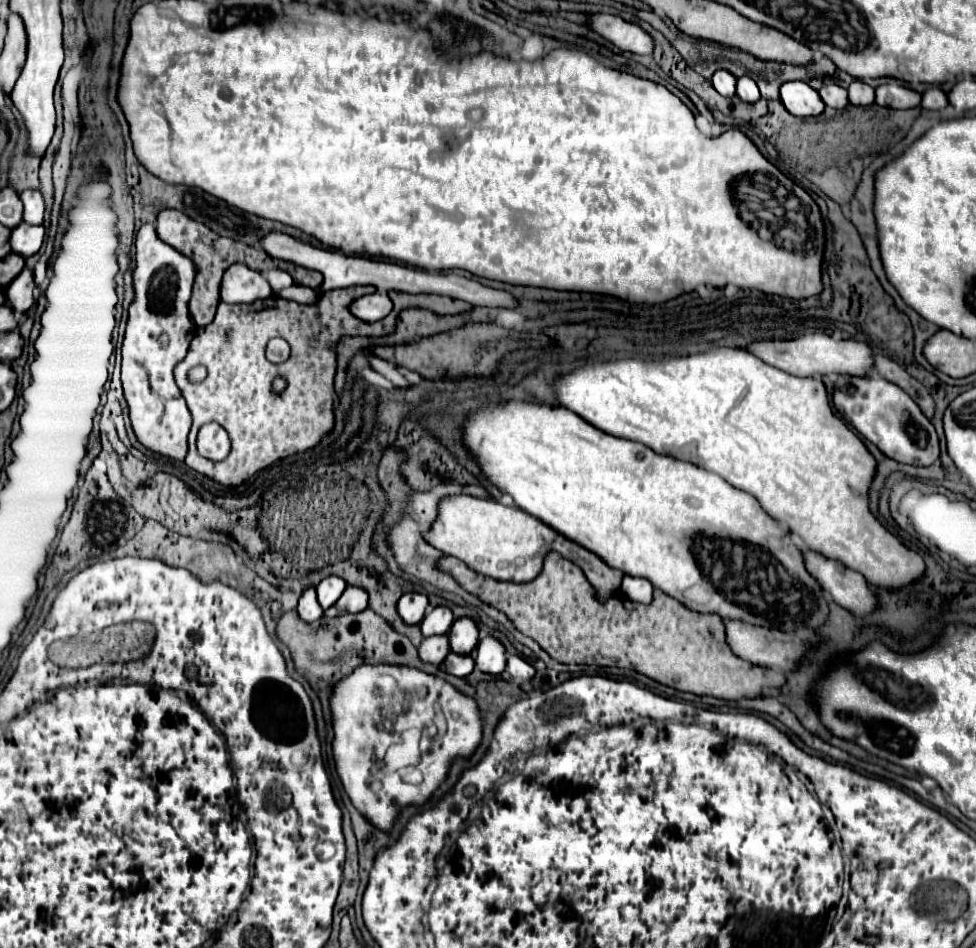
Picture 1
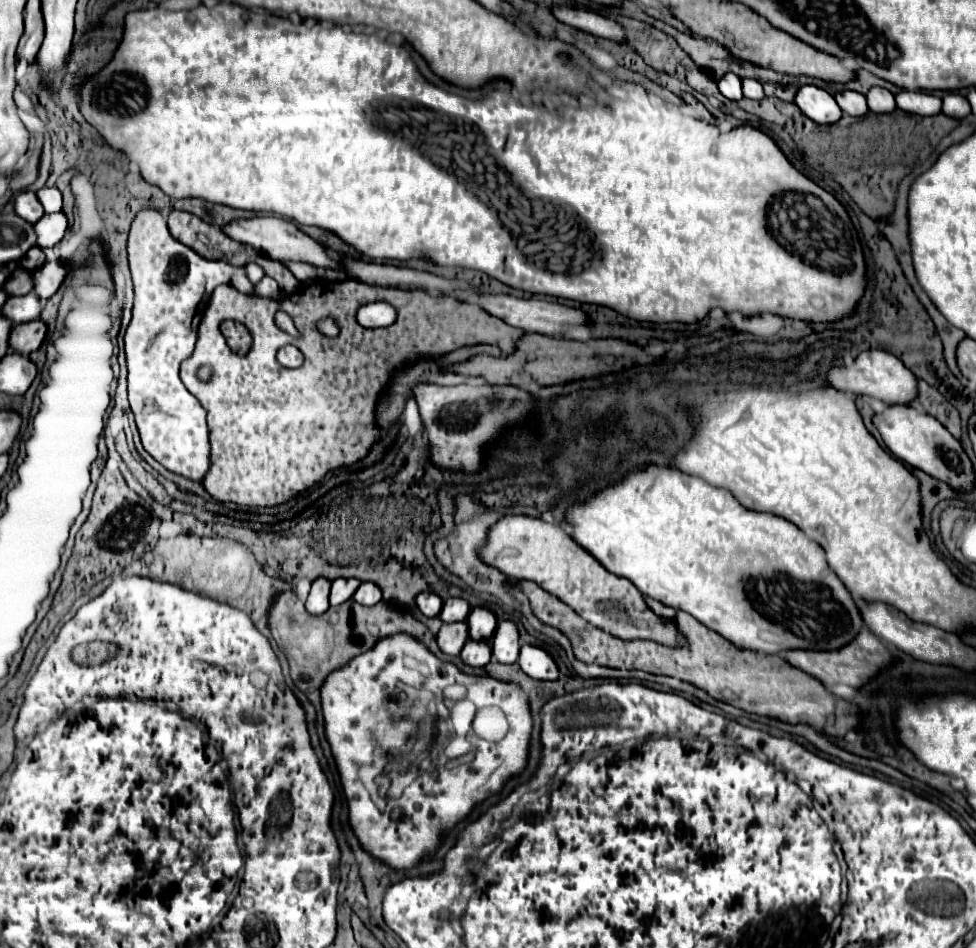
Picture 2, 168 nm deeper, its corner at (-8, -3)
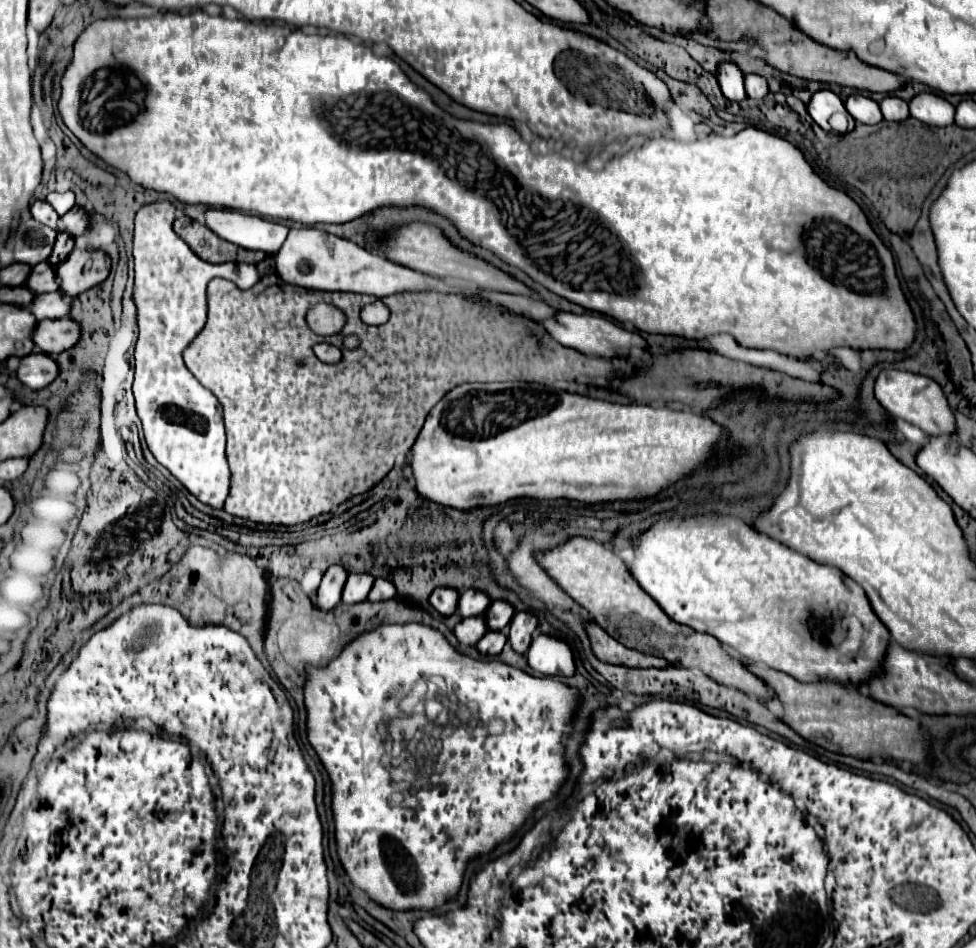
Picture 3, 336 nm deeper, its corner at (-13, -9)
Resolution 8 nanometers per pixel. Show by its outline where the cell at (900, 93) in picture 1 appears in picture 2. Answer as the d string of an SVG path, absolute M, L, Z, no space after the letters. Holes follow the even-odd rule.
M902 89L896 95L896 107L914 115L936 115L940 113L940 105L942 101L934 95L922 93L922 91L908 91Z

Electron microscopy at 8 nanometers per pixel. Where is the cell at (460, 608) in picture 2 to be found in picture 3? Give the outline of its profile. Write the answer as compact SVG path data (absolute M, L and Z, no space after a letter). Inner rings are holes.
M467 589L459 597L459 607L457 613L461 617L473 617L473 615L483 615L487 611L487 605L491 605L491 599L487 593L479 589Z

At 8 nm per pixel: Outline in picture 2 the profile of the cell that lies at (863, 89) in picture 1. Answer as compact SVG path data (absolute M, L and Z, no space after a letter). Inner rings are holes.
M872 87L866 93L866 101L868 101L868 109L874 113L890 113L896 109L894 95L882 87Z

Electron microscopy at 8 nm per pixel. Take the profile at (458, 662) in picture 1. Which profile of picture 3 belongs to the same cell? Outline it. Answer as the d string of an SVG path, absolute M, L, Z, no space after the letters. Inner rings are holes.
M487 631L483 635L483 639L477 643L477 649L483 655L499 655L503 651L505 643L507 643L507 635L505 633L491 633L491 631Z

